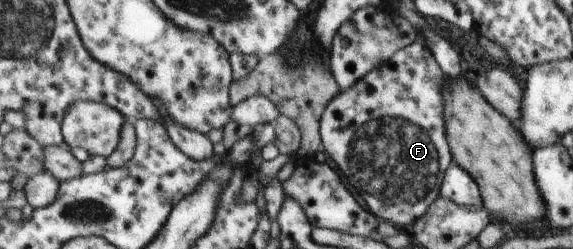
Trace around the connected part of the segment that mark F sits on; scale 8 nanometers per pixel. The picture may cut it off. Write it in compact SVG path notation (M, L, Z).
M417 40L397 50L389 60L373 68L351 88L340 90L339 96L335 96L321 114L319 134L328 161L345 176L353 174L363 192L377 196L379 200L367 200L367 210L379 220L394 225L398 231L407 231L440 198L441 180L453 160L445 139L443 87L446 80L426 43Z

